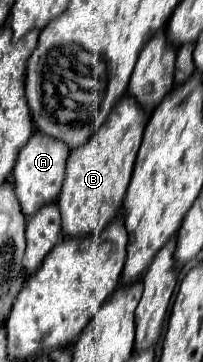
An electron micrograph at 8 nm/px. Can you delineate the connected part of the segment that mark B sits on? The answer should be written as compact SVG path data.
M123 97L117 107L113 107L107 121L93 133L93 137L69 153L65 183L57 197L61 229L65 235L77 237L101 233L101 229L105 229L117 215L133 173L145 125L147 117L143 109L131 97Z

